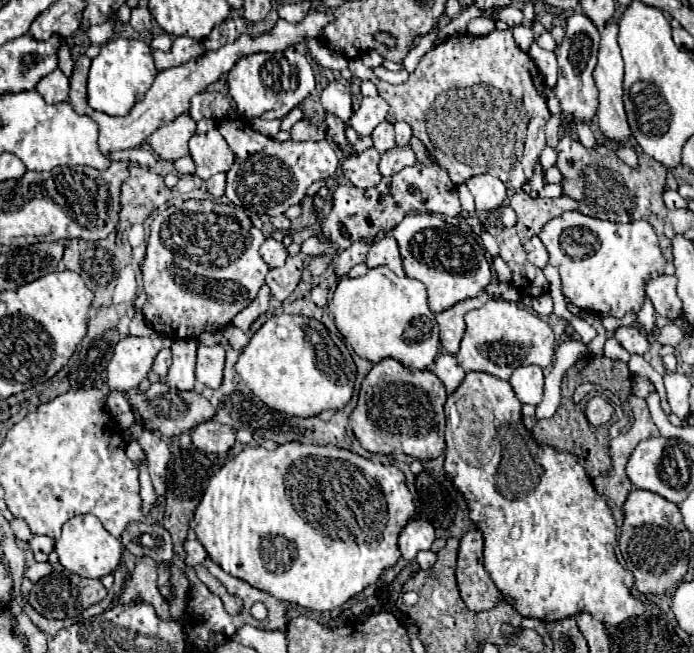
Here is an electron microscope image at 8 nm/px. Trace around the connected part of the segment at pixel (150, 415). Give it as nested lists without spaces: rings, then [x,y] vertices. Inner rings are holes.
[[[151,383],[151,387],[147,391],[141,391],[141,389],[131,391],[125,395],[125,399],[131,405],[135,423],[141,427],[147,427],[151,431],[159,431],[163,437],[181,435],[181,433],[189,431],[191,427],[195,427],[197,423],[213,417],[213,407],[197,391],[189,391],[189,393],[177,391],[177,389],[171,389],[167,383]],[[141,419],[145,419],[145,425]]]

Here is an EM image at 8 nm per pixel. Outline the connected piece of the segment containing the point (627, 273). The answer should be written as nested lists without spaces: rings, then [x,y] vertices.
[[[569,211],[555,219],[551,219],[539,233],[539,239],[549,251],[549,263],[555,265],[561,273],[561,291],[563,295],[577,305],[579,309],[593,311],[597,315],[611,315],[611,317],[623,317],[627,311],[639,311],[645,289],[643,283],[647,277],[661,275],[665,267],[665,257],[661,255],[659,241],[655,229],[647,221],[635,221],[629,225],[621,223],[609,223],[593,217],[585,217],[583,213]]]

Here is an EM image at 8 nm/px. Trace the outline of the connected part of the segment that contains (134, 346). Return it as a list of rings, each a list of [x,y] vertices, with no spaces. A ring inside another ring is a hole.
[[[151,333],[147,337],[125,337],[121,339],[115,349],[113,349],[113,357],[107,365],[107,385],[111,391],[131,391],[131,389],[137,389],[139,383],[143,381],[143,377],[147,377],[147,373],[151,371],[151,365],[153,365],[153,359],[155,355],[163,349],[163,347],[169,347],[171,345],[171,339],[163,333]]]

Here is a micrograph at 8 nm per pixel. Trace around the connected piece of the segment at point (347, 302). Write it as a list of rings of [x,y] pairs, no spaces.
[[[375,267],[369,269],[365,277],[343,277],[333,293],[333,299],[329,303],[329,309],[335,317],[335,325],[345,337],[345,341],[353,347],[353,351],[367,359],[367,361],[381,361],[385,357],[395,357],[409,369],[427,369],[437,353],[439,353],[439,327],[435,321],[435,315],[431,313],[427,305],[427,289],[421,281],[409,279],[409,277],[397,277],[389,267]]]

